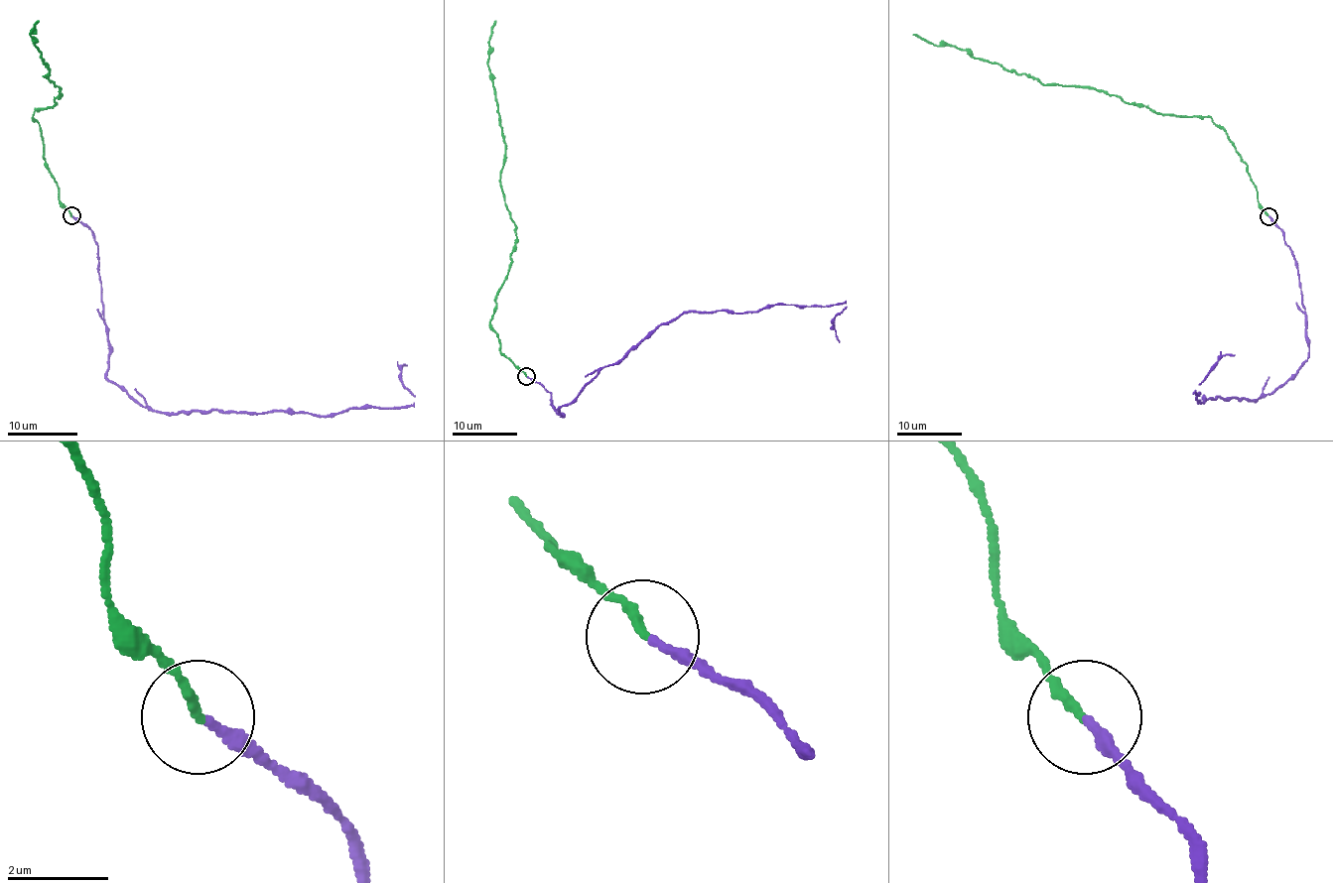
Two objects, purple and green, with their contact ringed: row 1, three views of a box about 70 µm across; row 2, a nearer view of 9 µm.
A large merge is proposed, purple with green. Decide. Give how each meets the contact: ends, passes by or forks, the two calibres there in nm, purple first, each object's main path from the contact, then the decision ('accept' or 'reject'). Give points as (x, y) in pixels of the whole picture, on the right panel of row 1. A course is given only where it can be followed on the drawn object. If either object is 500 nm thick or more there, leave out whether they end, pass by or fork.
purple ends; green ends; calibres 180 and 190 nm; course purple (1269, 216), (1293, 257), (1308, 358), (1258, 399), (1202, 398), (1201, 403), (1199, 383), (1224, 355), (1235, 355); course green (1269, 216), (1227, 133), (1211, 118), (1168, 115), (1126, 103), (1095, 87), (1042, 84), (913, 34); accept

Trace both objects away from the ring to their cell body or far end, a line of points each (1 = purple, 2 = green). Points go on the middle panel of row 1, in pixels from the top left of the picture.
1: (527, 377), (549, 392), (562, 416), (560, 408), (607, 365), (684, 314), (846, 304), (833, 322), (840, 342)
2: (526, 377), (499, 350), (491, 327), (516, 233), (504, 202), (504, 137), (488, 66), (496, 21)

